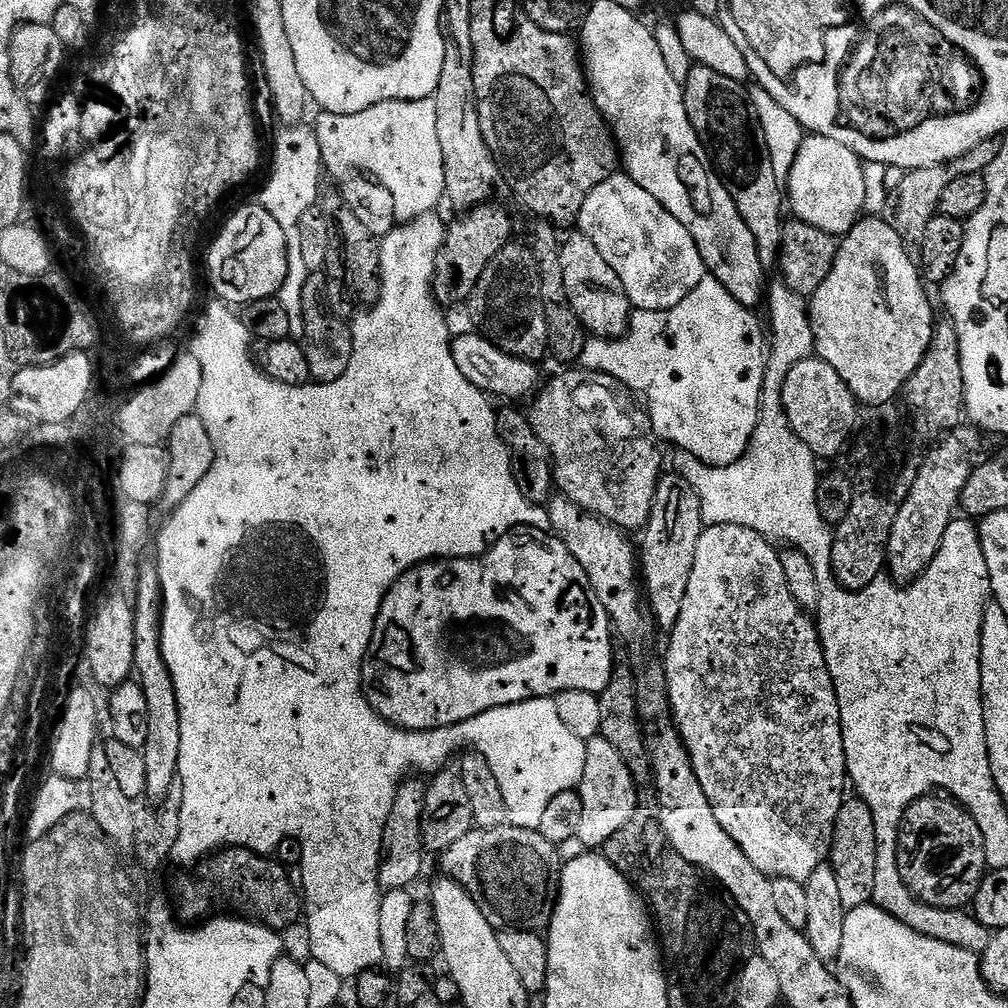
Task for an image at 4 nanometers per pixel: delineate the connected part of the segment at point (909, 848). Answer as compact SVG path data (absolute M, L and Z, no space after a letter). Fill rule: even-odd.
M929 794L921 800L915 800L906 810L904 822L900 826L898 863L908 888L924 904L947 910L960 908L963 904L971 905L975 901L976 892L980 889L980 883L984 881L986 869L990 864L990 853L987 844L984 843L984 832L967 808L947 795Z

